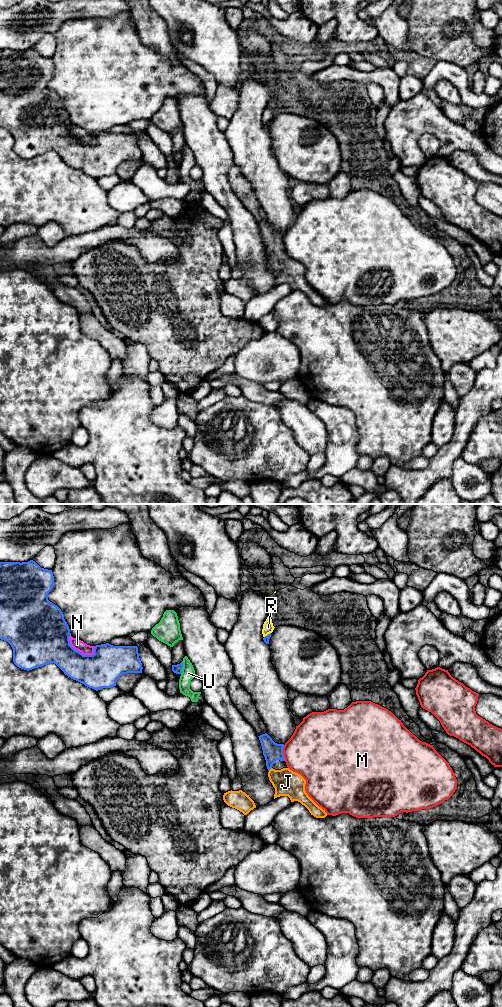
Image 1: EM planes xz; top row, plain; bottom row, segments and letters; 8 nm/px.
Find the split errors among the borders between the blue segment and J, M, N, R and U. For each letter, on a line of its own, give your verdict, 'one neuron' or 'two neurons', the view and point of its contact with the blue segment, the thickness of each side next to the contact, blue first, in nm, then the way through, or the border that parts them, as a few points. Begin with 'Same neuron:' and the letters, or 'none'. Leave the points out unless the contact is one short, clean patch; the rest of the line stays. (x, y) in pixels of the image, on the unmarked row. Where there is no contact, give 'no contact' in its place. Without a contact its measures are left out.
Same neuron: J
J: one neuron; meets blue in xz at (269, 257); 150 nm thick on the blue side, 200 nm on the other; runs through xz (272, 239), (269, 257), (278, 266), (286, 270)
M: two neurons; meets blue in xz at (282, 241); 150 nm thick on the blue side, 440 nm on the other
N: two neurons; meets blue in xz at (78, 139); 320 nm thick on the blue side, 90 nm on the other
R: two neurons; meets blue in xz at (268, 122); 50 nm thick on the blue side, 90 nm on the other; border along xz (270, 120), (264, 125)
U: two neurons; meets blue in xz at (182, 155); 70 nm thick on the blue side, 110 nm on the other

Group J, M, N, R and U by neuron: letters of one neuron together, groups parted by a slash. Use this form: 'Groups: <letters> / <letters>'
Groups: J / M / N / R / U

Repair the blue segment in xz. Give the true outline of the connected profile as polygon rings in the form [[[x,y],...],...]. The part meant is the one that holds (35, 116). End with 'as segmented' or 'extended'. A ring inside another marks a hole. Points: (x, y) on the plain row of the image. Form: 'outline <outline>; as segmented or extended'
outline [[[30,48],[28,50],[0,50],[0,127],[8,130],[13,137],[13,150],[14,152],[24,158],[32,158],[49,151],[56,152],[65,163],[73,168],[76,168],[85,174],[92,176],[96,179],[101,176],[111,176],[116,174],[116,170],[120,164],[127,161],[142,161],[142,151],[139,146],[138,135],[137,134],[113,134],[109,131],[96,133],[94,136],[93,143],[83,143],[81,140],[75,138],[70,133],[69,125],[71,124],[69,114],[64,107],[64,102],[61,97],[48,88],[48,81],[52,78],[54,74],[54,64],[52,58],[41,56],[35,49]]]; as segmented

